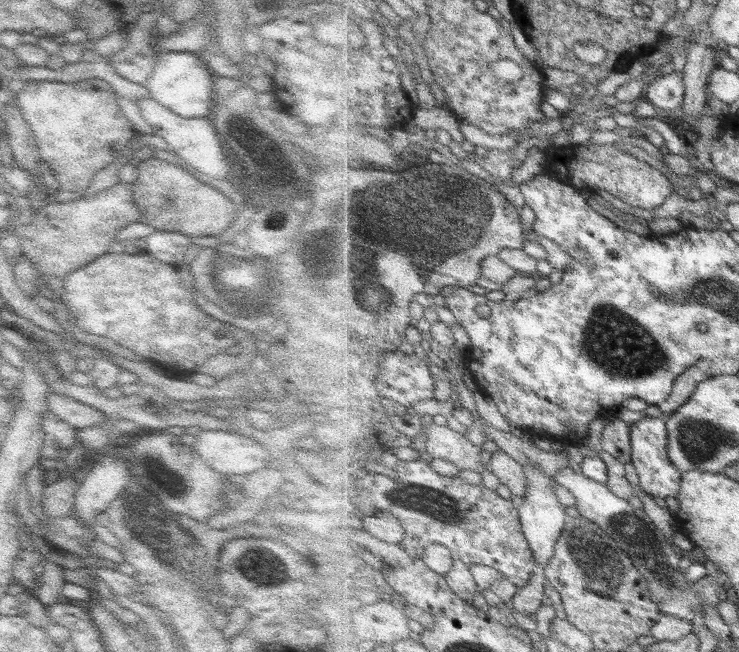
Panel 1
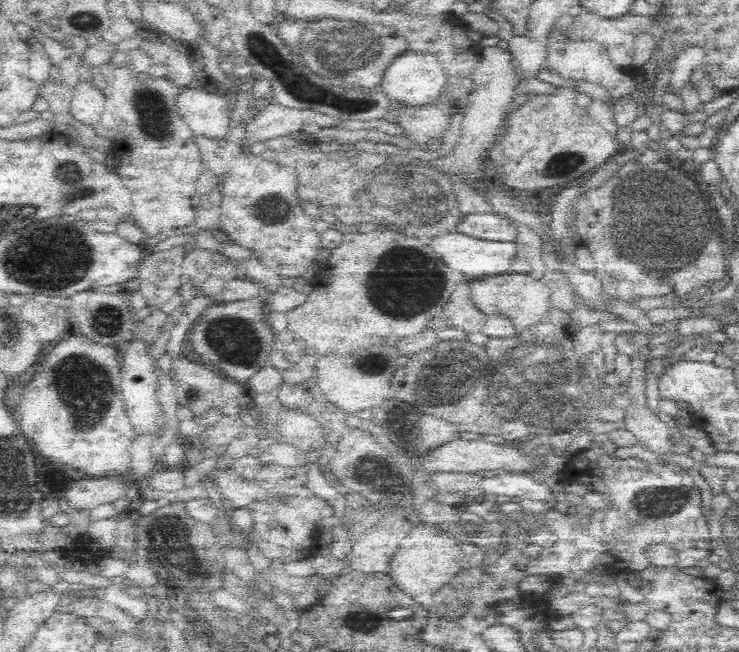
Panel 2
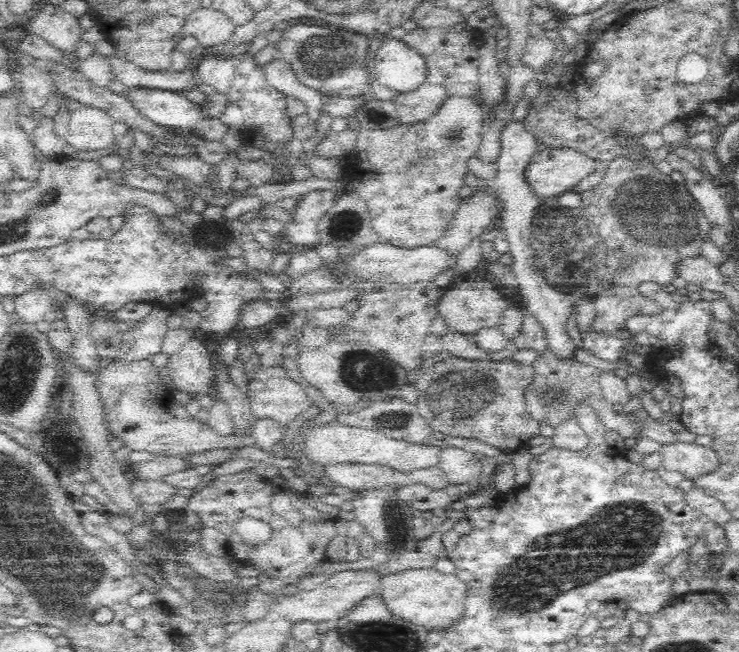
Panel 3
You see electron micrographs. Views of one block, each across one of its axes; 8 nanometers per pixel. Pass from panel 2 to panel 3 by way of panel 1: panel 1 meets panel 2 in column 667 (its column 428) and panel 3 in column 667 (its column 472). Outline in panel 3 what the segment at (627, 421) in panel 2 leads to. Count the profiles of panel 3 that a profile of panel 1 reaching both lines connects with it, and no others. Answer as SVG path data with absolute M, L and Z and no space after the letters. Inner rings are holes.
M676 440L660 444L657 453L662 457L661 465L670 472L680 472L685 479L692 480L718 466L717 452L690 441Z

